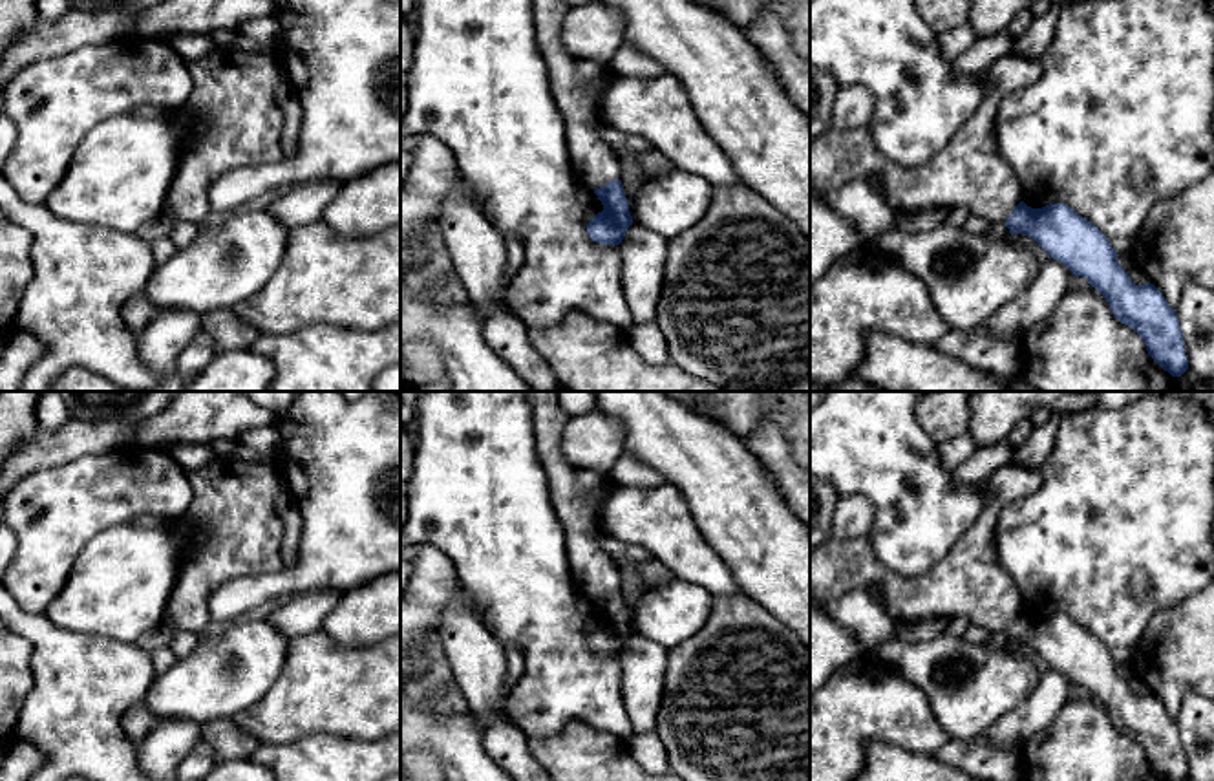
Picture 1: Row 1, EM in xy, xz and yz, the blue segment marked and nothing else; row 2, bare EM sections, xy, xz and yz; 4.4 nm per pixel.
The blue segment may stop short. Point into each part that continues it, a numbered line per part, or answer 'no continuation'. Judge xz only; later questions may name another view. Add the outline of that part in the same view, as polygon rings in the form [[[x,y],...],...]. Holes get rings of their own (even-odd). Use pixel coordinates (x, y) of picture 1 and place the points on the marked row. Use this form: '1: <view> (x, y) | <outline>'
1: xz (578, 85) | [[[532,0],[536,46],[545,60],[552,99],[567,126],[567,148],[580,179],[596,190],[620,179],[620,161],[600,126],[611,70],[607,64],[576,57],[561,46],[559,31],[569,7],[563,0]]]

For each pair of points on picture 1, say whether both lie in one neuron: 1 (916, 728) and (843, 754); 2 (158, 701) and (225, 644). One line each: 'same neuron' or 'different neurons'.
1: same neuron
2: same neuron

